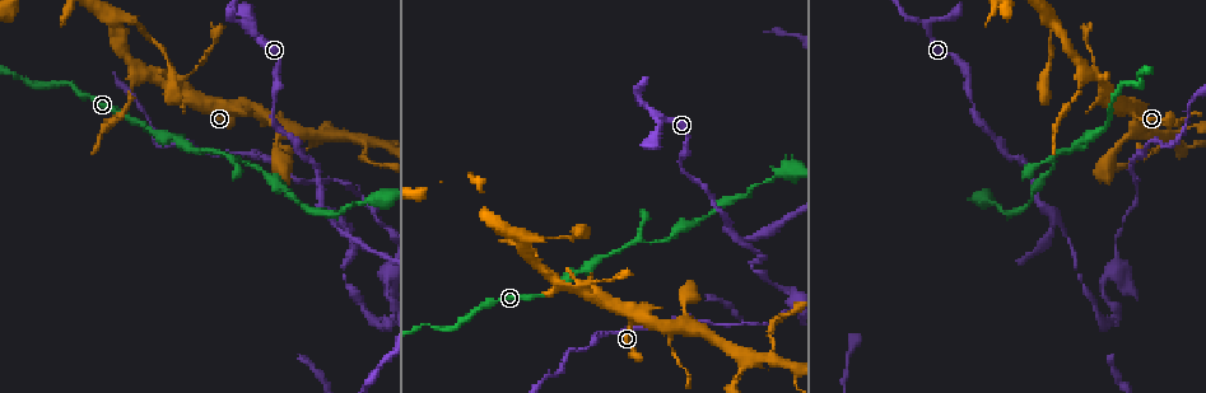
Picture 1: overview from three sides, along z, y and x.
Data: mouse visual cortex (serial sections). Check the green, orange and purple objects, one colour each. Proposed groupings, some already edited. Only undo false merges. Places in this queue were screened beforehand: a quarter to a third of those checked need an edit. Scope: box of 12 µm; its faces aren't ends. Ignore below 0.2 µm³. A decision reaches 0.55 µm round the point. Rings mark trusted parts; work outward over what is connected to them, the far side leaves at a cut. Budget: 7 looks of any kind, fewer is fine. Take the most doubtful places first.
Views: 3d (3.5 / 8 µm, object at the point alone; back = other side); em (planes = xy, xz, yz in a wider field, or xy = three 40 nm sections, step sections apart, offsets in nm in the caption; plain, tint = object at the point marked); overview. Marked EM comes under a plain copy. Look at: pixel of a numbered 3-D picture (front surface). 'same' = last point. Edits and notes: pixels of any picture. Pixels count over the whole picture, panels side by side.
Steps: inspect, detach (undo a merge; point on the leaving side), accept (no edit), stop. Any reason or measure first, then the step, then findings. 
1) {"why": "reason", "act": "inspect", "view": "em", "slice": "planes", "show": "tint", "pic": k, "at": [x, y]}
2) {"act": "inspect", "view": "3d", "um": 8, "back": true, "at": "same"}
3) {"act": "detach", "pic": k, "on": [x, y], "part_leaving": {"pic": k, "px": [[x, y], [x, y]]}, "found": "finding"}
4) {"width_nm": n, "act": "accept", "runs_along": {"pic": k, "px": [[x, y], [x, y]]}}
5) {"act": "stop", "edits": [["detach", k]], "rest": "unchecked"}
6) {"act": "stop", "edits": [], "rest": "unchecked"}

{"why": "thin neck", "act": "inspect", "view": "3d", "um": 3.5, "pic": 1, "at": [237, 161]}

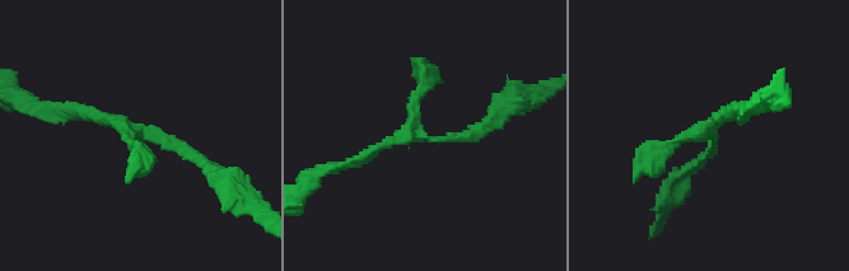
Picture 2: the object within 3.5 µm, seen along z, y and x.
{"why": "now the EM", "act": "inspect", "view": "em", "slice": "xy", "step": 2, "show": "tint", "pic": 2, "at": [714, 133]}

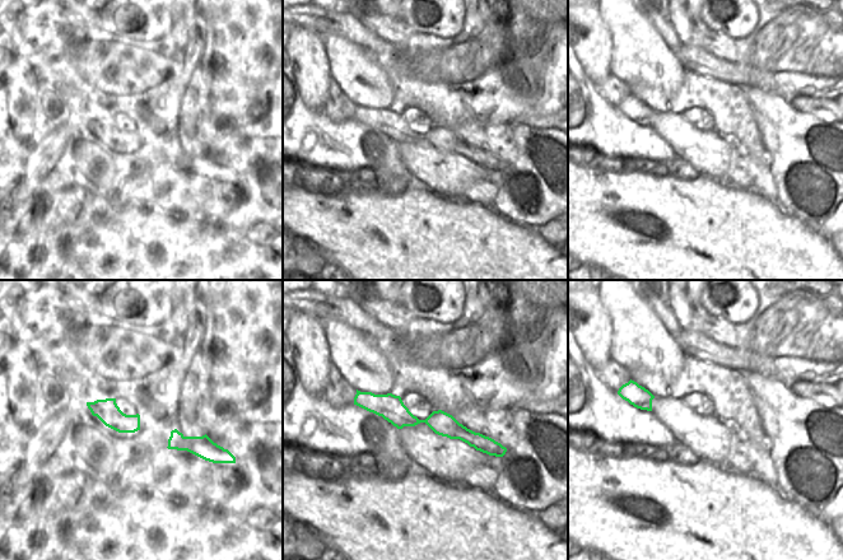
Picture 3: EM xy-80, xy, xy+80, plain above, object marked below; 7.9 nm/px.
{"act": "accept", "found": "continuous, no second cell"}

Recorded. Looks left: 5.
{"why": "arms part here", "act": "inspect", "view": "3d", "um": 8, "pic": 1, "at": [1054, 218]}

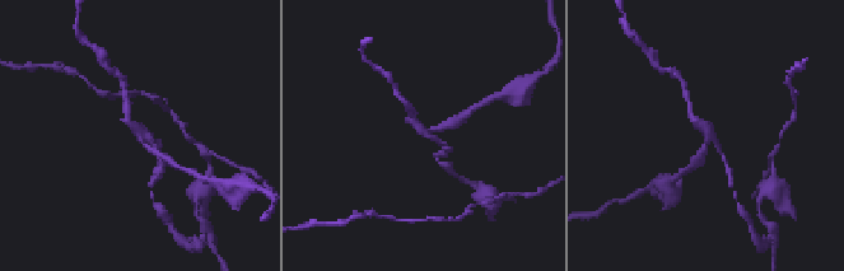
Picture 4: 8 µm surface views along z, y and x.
{"why": "zoom in", "act": "inspect", "view": "3d", "um": 3.5, "pic": 4, "at": [424, 131]}

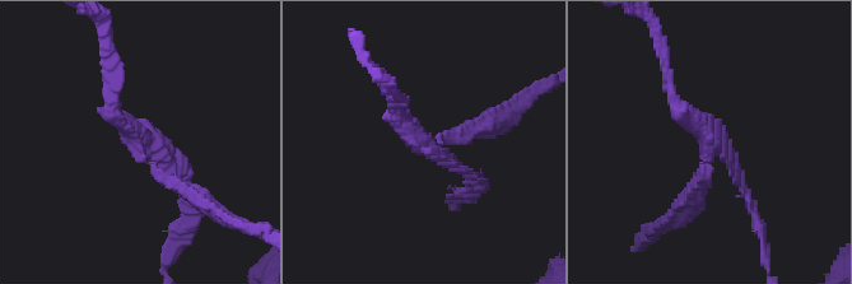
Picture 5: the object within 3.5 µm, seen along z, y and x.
{"arms": 3, "arm_widths_nm": [150, 150, 200], "why": "now the EM", "act": "inspect", "view": "em", "slice": "xy", "step": 3, "show": "tint", "pic": 5, "at": [711, 136]}

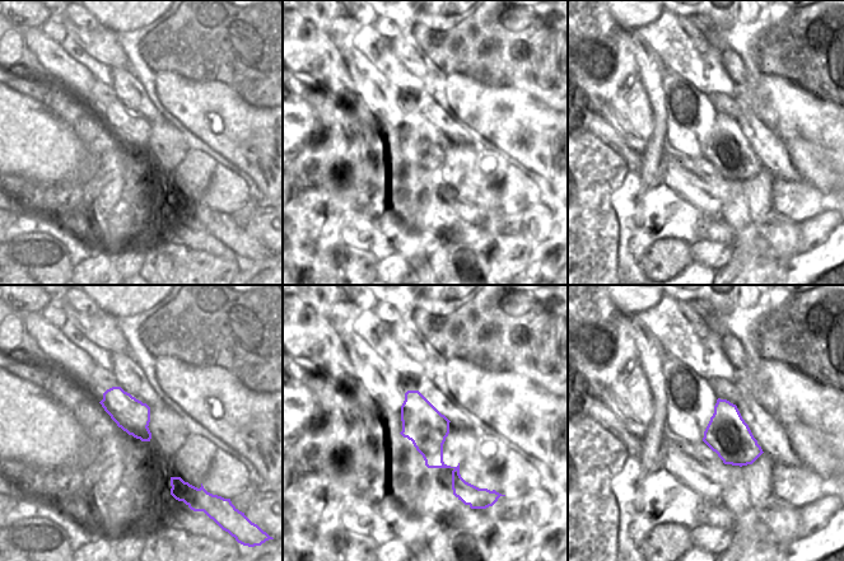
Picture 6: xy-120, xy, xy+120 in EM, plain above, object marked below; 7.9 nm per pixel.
{"act": "detach", "pic": 5, "on": [476, 129], "part_leaving": {"pic": 5, "px": [[442, 140], [504, 121], [531, 94]]}, "found": "a second cell is stuck on"}

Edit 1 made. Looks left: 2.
{"act": "stop", "edits": [["detach", 5]], "rest": "unchecked"}

